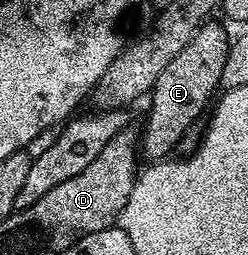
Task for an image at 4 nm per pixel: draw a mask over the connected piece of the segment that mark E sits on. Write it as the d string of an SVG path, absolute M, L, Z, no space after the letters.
M211 24L202 25L183 51L175 55L155 79L148 98L149 114L145 117L145 130L139 133L140 152L144 156L146 153L150 162L156 163L168 158L172 154L169 152L180 146L190 132L189 128L200 119L205 108L205 112L210 108L215 94L221 89L220 76L227 62L231 34L223 26Z

